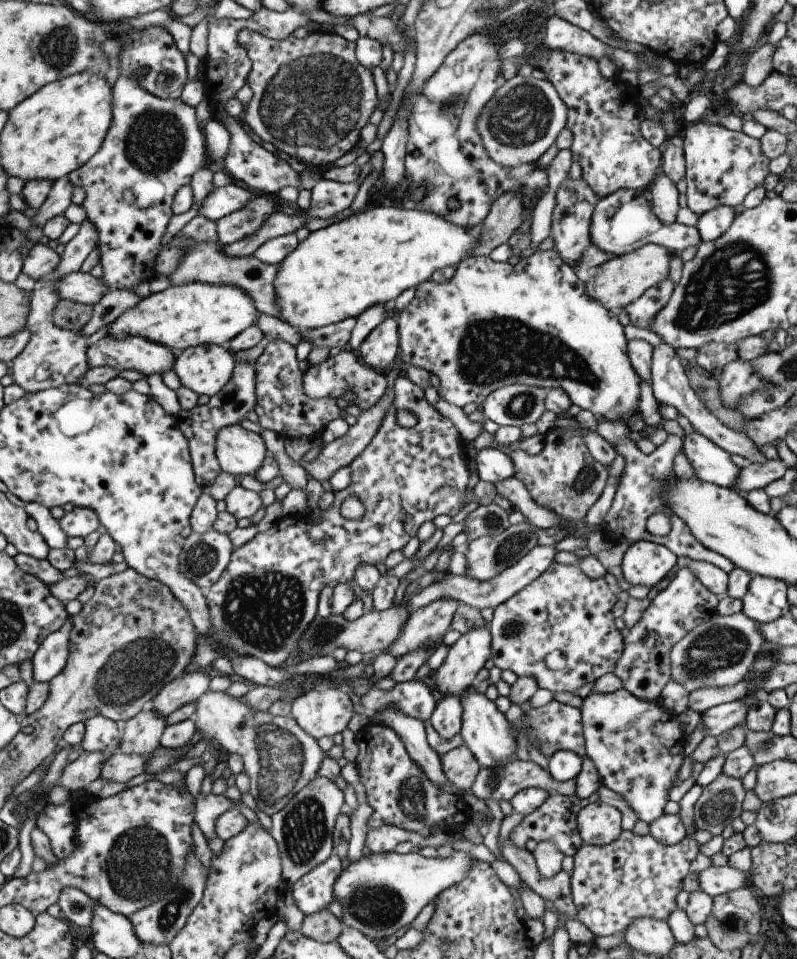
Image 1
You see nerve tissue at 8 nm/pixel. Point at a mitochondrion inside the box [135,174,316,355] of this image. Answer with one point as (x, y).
(202, 262)

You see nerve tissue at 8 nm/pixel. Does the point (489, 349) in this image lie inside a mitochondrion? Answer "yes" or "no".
yes

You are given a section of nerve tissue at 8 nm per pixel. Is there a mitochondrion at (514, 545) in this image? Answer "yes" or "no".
yes

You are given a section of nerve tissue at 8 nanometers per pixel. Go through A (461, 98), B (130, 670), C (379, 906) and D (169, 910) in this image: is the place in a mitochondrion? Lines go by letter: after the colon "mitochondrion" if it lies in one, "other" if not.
A: mitochondrion
B: mitochondrion
C: mitochondrion
D: mitochondrion

